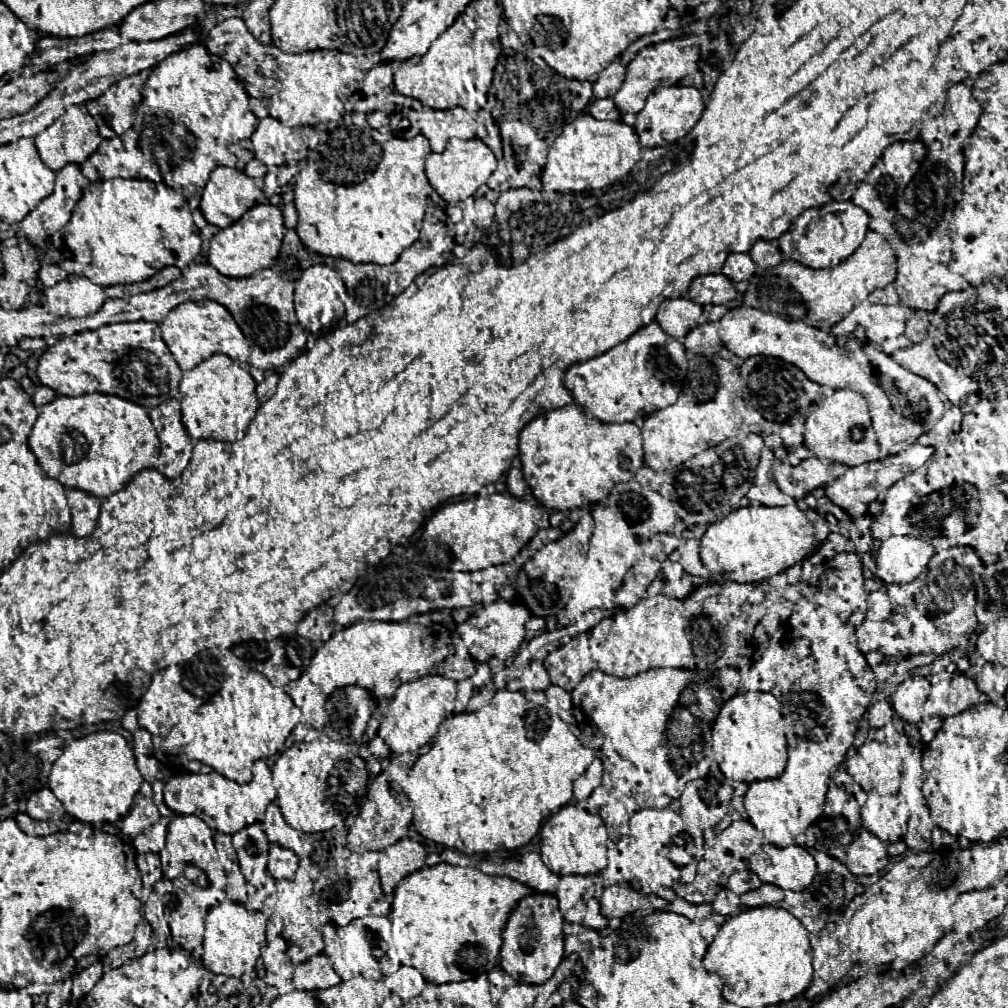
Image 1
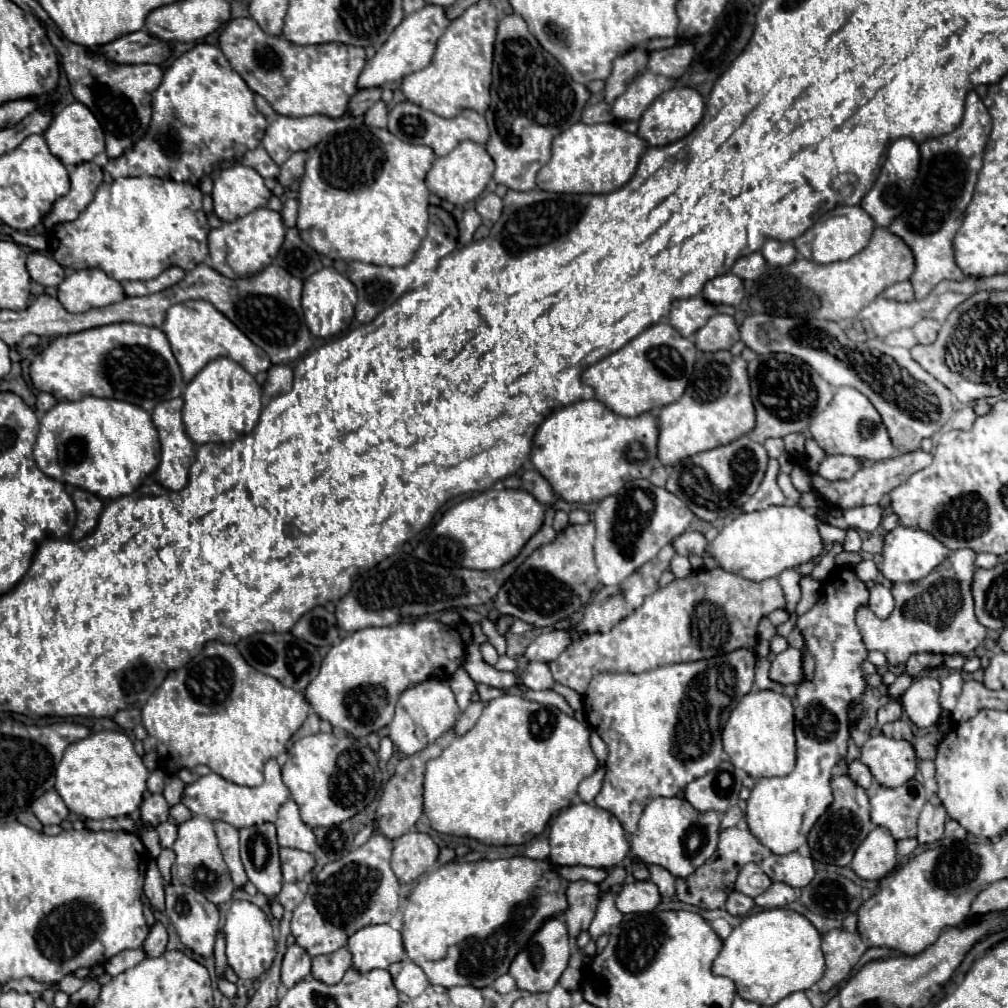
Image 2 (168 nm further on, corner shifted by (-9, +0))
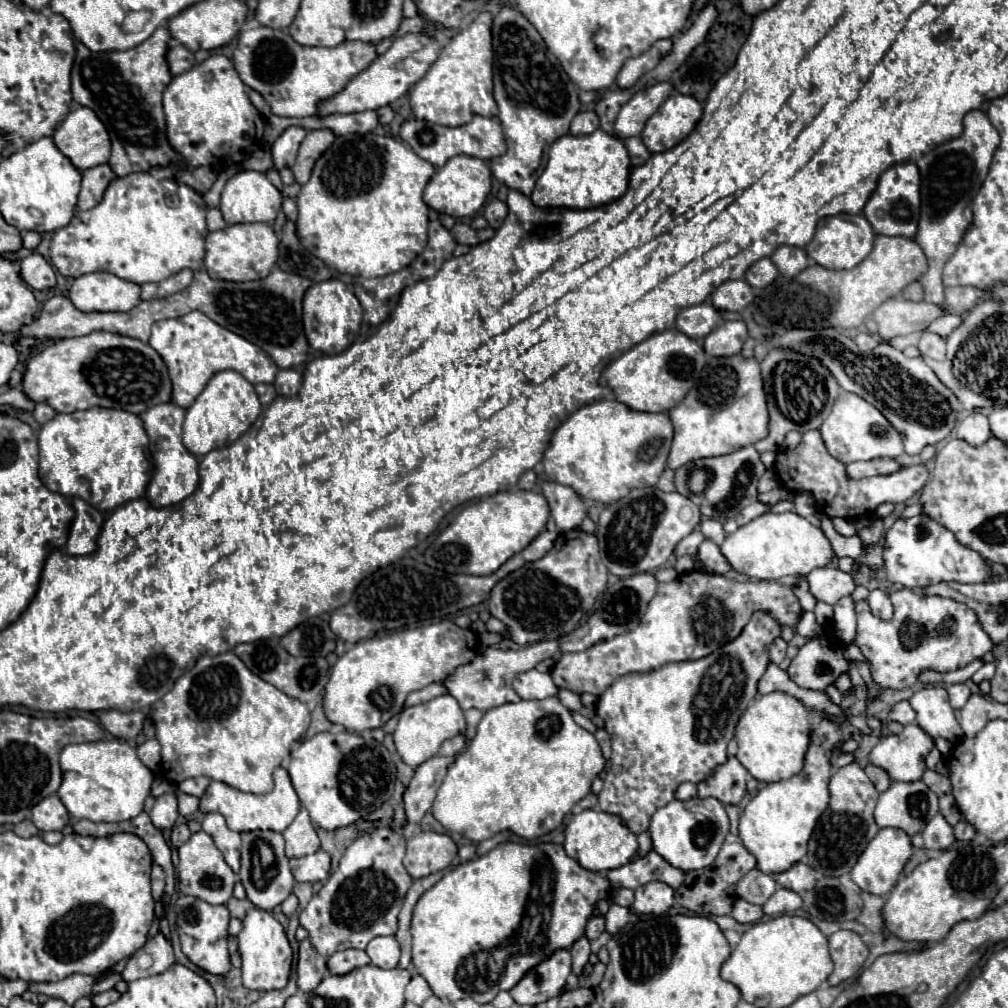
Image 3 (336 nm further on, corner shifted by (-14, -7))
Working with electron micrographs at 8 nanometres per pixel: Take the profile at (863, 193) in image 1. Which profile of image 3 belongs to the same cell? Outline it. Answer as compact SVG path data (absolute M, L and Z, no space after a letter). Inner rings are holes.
M911 162L897 164L879 176L877 188L863 208L863 216L873 226L875 234L915 238L917 224L919 224L919 184L921 184L919 170Z

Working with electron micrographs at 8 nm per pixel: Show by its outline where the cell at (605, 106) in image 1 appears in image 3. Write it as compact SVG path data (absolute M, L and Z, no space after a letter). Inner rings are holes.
M579 112L571 126L569 126L569 134L591 134L591 130L599 128L599 118L595 112Z

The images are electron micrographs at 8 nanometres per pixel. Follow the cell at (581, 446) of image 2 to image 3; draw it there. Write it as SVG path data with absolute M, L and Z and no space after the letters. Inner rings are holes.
M599 400L579 408L553 434L543 454L545 476L571 486L581 498L611 504L633 488L657 484L667 464L673 424L667 414L649 414L627 408L617 400Z

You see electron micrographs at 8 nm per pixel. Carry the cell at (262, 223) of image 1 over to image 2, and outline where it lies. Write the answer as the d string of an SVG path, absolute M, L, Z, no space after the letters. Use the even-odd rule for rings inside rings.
M266 207L256 209L256 211L248 213L246 217L236 219L232 223L224 223L222 227L212 229L208 235L212 267L230 279L236 279L240 275L258 273L262 267L266 267L274 261L274 257L278 255L278 251L284 243L284 235L286 235L286 227L284 227L282 215L278 211L266 209Z

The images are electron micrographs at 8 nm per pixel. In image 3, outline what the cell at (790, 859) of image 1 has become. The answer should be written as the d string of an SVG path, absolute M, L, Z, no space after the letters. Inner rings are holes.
M797 862L795 866L791 866L781 874L773 874L773 878L777 880L779 886L789 888L793 892L805 892L815 886L815 870L801 862Z

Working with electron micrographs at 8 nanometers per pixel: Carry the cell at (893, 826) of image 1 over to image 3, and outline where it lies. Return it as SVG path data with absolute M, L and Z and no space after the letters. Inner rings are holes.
M893 782L889 790L879 796L875 808L875 822L879 828L891 826L905 830L909 836L923 830L923 826L939 812L937 794L917 782Z

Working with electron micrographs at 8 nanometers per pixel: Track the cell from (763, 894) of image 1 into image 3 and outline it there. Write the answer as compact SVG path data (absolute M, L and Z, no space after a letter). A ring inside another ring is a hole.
M777 888L775 894L763 904L763 912L767 916L775 916L775 914L789 914L801 908L801 898L799 894L795 894L793 890L787 888Z

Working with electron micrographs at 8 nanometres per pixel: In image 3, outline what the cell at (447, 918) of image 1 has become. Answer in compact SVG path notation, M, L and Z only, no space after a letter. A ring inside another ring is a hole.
M503 842L497 844L489 854L477 856L471 862L463 862L457 868L453 868L451 872L447 872L435 886L431 886L415 904L413 910L413 920L411 920L411 936L413 936L412 946L412 962L413 972L419 972L427 984L431 986L433 994L439 998L447 998L451 1002L457 1002L461 998L473 998L479 1004L487 1004L493 1002L493 998L501 992L501 990L511 990L531 968L535 968L537 964L541 964L543 960L547 960L553 952L557 950L569 950L573 946L575 940L579 940L583 936L585 924L591 918L595 904L599 900L605 900L611 896L611 882L607 880L605 874L601 872L591 872L585 870L577 864L577 860L569 858L563 850L563 844L517 844L517 842Z

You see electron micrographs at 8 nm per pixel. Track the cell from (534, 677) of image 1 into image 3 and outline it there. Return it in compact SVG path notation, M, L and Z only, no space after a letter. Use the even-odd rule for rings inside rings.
M527 670L523 674L517 674L513 682L515 692L523 700L545 700L549 696L557 696L557 686L551 680L551 674L539 672L539 670Z

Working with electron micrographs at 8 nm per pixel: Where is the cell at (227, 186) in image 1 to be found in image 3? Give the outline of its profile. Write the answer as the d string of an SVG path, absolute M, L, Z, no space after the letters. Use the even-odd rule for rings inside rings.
M243 170L227 180L219 208L227 224L271 224L281 210L281 192L267 180L263 172Z

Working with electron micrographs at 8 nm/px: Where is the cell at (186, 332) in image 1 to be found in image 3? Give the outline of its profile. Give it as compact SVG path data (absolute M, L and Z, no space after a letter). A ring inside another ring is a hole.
M189 312L179 318L161 320L155 322L151 328L151 338L147 342L165 362L171 378L171 402L183 410L195 402L195 398L201 394L203 386L211 380L211 376L219 370L235 370L243 378L247 378L251 384L273 384L277 366L271 360L271 356L261 350L259 346L251 344L249 340L233 334L231 330L211 322L203 312Z

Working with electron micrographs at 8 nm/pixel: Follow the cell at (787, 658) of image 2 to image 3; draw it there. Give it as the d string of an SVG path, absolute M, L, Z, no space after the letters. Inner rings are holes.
M811 638L791 660L787 674L797 686L825 690L827 686L835 684L837 678L847 672L847 668L849 664L843 656L843 650L835 642Z

